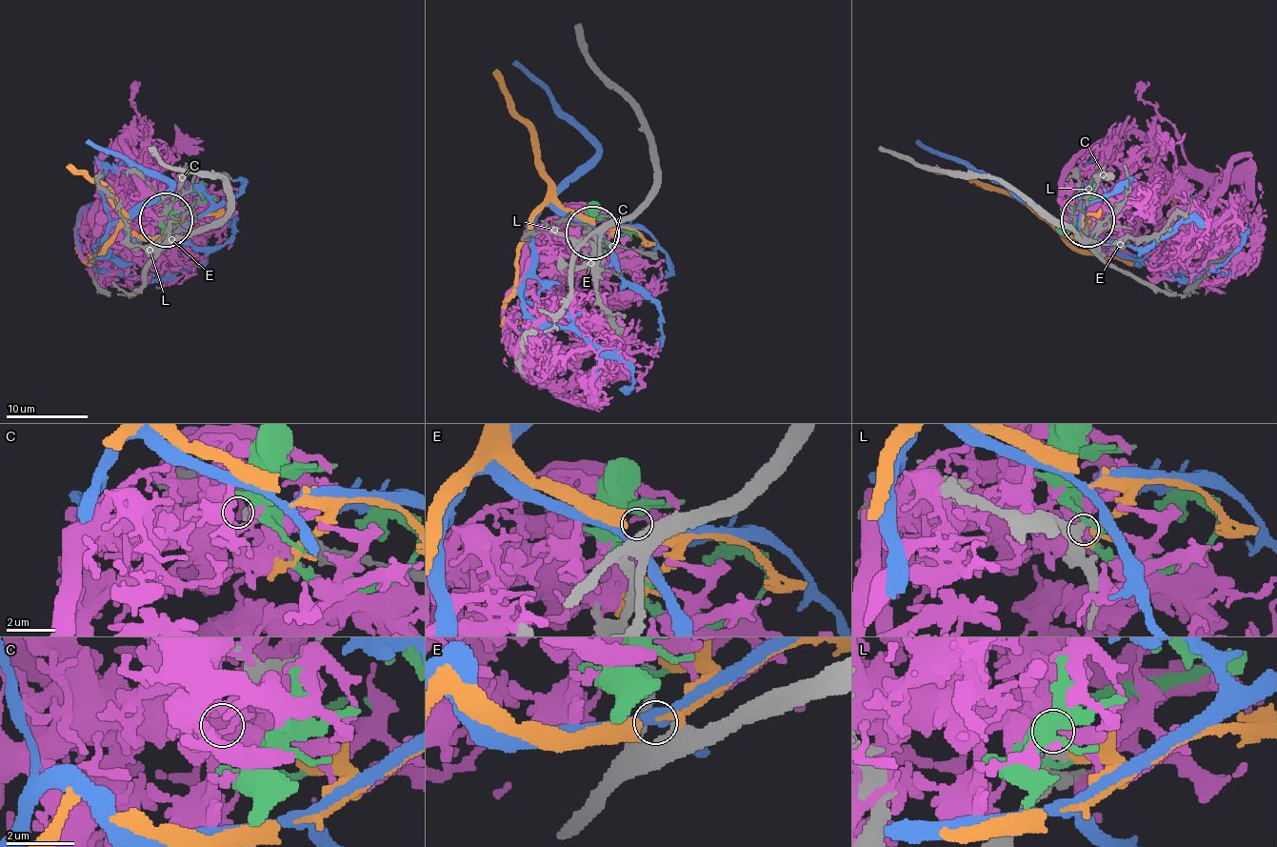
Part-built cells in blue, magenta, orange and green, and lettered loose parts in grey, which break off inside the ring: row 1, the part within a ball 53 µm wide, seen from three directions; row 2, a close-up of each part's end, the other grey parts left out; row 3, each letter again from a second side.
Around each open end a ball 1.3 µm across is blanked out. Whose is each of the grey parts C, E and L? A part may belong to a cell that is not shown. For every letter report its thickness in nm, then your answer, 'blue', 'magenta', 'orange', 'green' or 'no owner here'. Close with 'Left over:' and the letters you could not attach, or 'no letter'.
C: 260 nm thick; no owner here
E: 650 nm thick; no owner here
L: 280 nm thick; green
Left over: C, E

